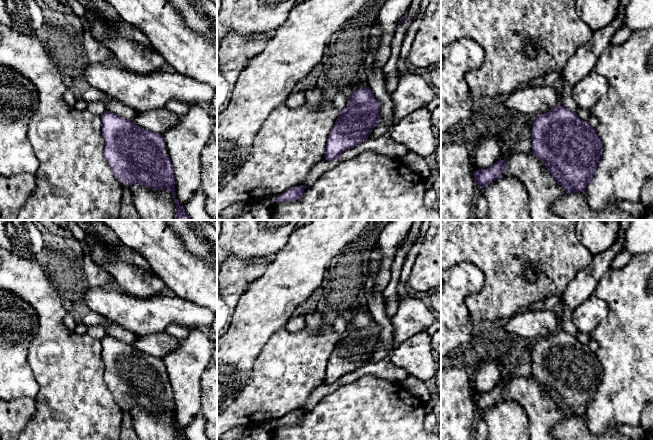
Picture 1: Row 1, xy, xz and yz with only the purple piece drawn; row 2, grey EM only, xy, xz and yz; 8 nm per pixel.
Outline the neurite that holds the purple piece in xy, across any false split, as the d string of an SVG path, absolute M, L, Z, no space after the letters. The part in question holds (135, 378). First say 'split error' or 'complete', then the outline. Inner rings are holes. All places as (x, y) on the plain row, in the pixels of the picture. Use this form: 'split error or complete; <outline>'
split error; M108 335L101 340L101 345L102 360L105 365L103 379L123 414L133 407L139 407L152 414L169 415L176 429L176 440L188 440L184 435L184 430L176 424L173 391L163 360Z

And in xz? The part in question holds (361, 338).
complete; M369 311L349 319L346 331L340 336L326 367L325 383L335 385L349 373L363 367L380 345L379 326Z

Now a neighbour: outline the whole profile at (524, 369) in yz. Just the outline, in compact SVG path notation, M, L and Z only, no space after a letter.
M528 360L526 362L521 363L515 369L512 370L511 377L531 377L532 376L532 364L531 361Z

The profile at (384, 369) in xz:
M388 359L367 363L352 373L346 374L341 383L349 384L361 376L372 374L378 378L401 383L409 375L404 369L394 366Z

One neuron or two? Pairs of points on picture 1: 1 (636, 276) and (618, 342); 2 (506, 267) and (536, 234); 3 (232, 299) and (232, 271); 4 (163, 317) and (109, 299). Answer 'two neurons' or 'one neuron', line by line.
1: one neuron
2: one neuron
3: one neuron
4: one neuron

